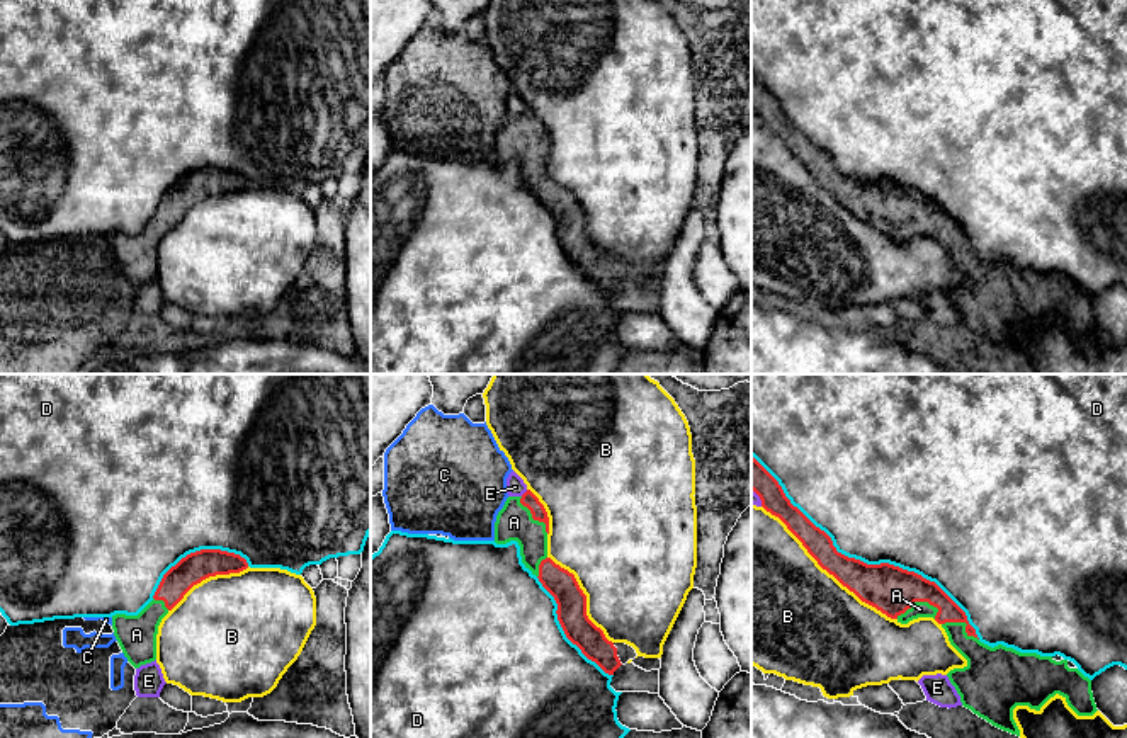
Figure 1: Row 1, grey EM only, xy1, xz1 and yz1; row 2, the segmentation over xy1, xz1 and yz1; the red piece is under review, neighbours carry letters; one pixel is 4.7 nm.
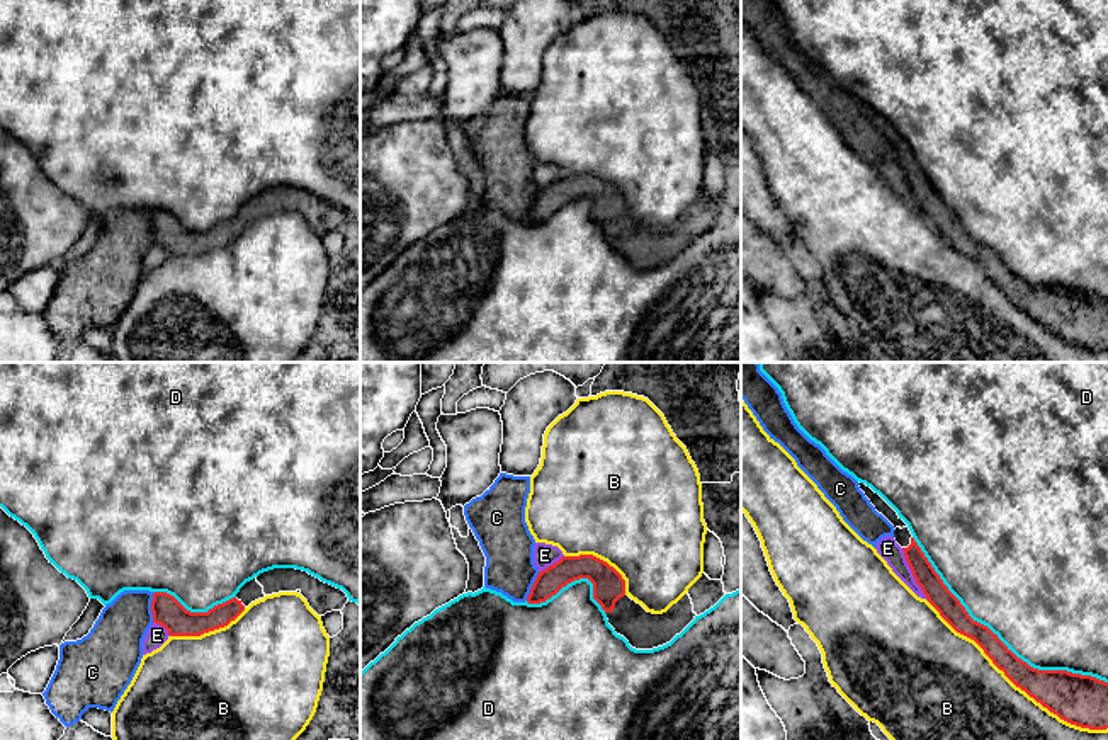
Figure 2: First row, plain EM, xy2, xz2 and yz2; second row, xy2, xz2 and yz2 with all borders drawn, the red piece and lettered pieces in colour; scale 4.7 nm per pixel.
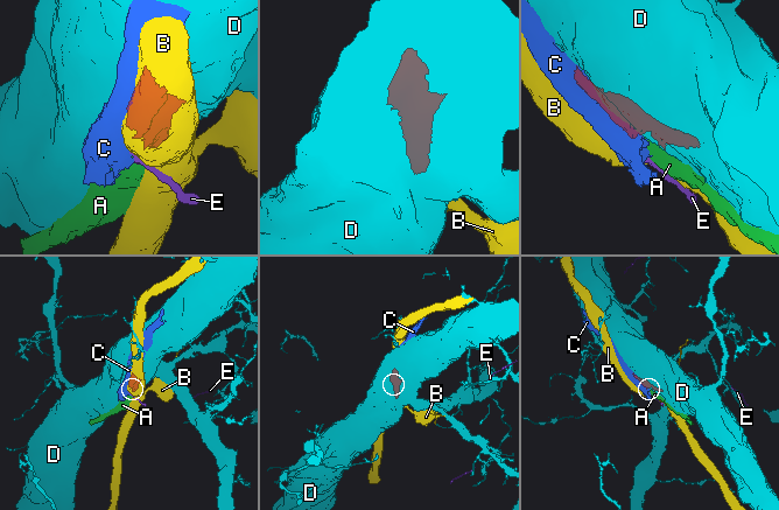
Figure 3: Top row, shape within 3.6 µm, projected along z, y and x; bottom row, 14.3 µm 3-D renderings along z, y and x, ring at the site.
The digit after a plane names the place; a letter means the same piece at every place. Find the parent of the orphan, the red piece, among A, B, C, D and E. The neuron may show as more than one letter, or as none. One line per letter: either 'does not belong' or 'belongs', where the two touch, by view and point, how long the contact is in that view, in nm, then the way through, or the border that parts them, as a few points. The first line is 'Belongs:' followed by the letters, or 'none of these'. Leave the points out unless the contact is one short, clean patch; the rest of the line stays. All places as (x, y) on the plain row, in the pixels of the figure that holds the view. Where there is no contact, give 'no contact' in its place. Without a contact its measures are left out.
Belongs: A
A: belongs; contact yz1 (917, 220); length 220 nm
B: does not belong; contact yz2 (1017, 305); length 1050 nm
C: does not belong; contact xy2 (152, 227); length 140 nm
D: does not belong; contact yz1 (862, 181); length 1400 nm
E: does not belong; contact yz2 (913, 193); length 280 nm

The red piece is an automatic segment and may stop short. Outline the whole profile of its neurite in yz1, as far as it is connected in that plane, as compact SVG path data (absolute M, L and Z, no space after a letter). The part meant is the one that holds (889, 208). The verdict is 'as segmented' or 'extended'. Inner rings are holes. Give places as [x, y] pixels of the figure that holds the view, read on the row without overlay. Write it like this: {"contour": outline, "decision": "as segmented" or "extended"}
{"contour": "M753 75L751 109L818 184L862 221L901 243L933 236L945 248L950 264L967 279L964 287L954 287L947 296L962 325L979 337L1020 355L1013 338L1017 325L1040 330L1059 313L1078 335L1093 335L1098 330L1091 299L1078 287L1069 287L1068 279L1056 281L1052 275L1020 272L1003 264L991 267L977 258L966 231L935 201L889 182L867 184L838 172L831 156L790 122L779 100Z", "decision": "extended"}

